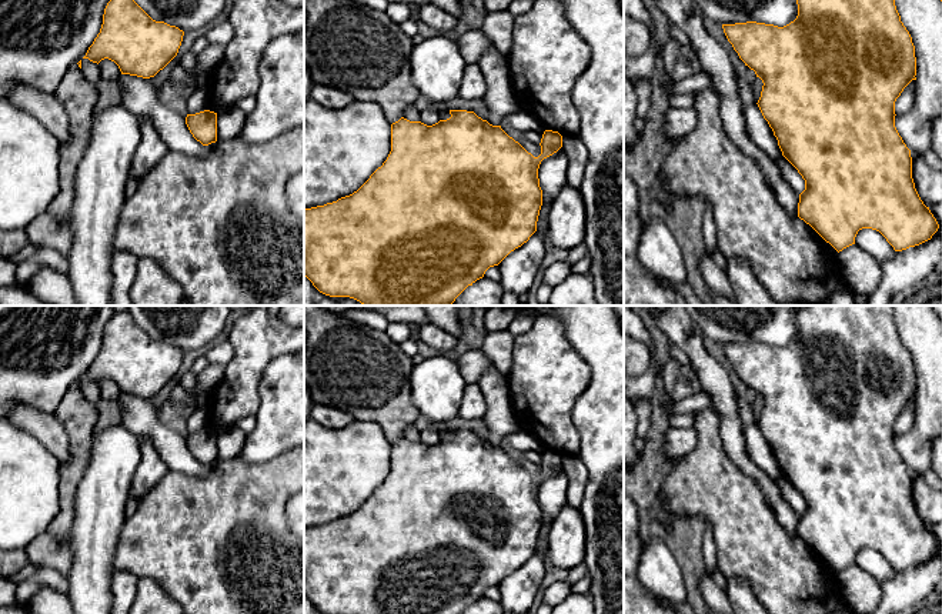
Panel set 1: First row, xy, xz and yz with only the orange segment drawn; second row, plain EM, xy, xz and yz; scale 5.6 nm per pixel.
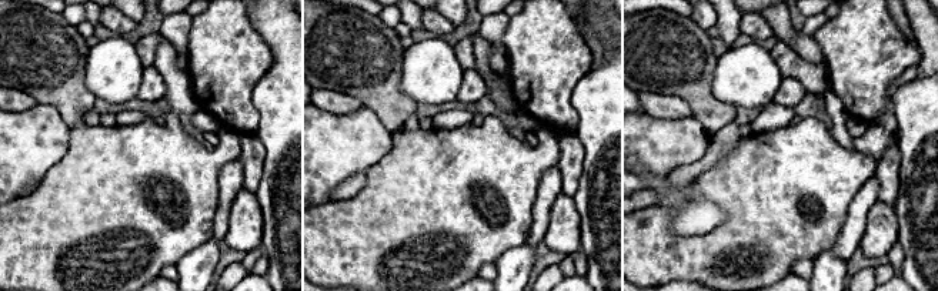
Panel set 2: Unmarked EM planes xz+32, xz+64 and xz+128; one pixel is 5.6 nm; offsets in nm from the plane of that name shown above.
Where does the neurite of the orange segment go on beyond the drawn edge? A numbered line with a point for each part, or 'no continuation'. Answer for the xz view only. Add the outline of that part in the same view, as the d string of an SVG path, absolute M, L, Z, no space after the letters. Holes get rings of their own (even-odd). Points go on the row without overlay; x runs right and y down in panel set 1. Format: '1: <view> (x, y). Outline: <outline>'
1: xz (500, 416). Outline: M490 367L481 376L478 386L487 403L487 411L482 417L490 430L487 441L492 446L501 446L507 436L521 430L511 403L507 376L500 374L495 367Z

